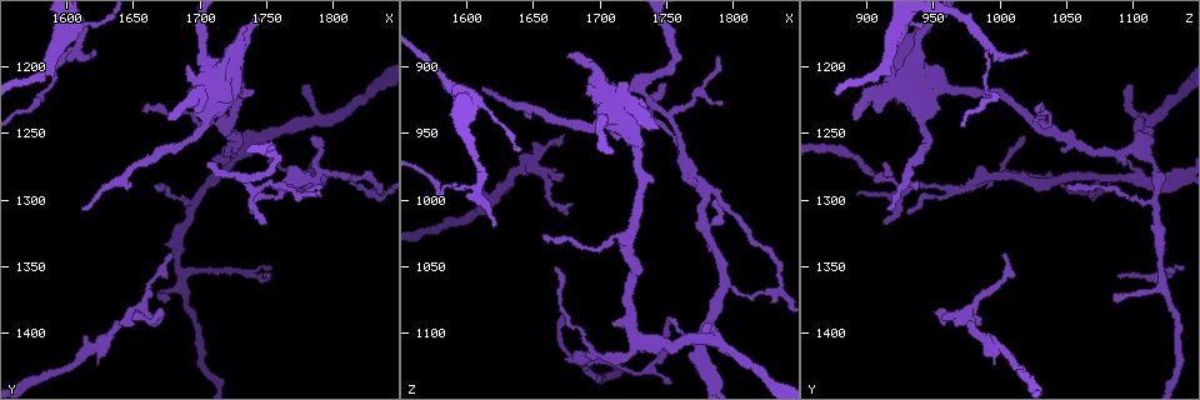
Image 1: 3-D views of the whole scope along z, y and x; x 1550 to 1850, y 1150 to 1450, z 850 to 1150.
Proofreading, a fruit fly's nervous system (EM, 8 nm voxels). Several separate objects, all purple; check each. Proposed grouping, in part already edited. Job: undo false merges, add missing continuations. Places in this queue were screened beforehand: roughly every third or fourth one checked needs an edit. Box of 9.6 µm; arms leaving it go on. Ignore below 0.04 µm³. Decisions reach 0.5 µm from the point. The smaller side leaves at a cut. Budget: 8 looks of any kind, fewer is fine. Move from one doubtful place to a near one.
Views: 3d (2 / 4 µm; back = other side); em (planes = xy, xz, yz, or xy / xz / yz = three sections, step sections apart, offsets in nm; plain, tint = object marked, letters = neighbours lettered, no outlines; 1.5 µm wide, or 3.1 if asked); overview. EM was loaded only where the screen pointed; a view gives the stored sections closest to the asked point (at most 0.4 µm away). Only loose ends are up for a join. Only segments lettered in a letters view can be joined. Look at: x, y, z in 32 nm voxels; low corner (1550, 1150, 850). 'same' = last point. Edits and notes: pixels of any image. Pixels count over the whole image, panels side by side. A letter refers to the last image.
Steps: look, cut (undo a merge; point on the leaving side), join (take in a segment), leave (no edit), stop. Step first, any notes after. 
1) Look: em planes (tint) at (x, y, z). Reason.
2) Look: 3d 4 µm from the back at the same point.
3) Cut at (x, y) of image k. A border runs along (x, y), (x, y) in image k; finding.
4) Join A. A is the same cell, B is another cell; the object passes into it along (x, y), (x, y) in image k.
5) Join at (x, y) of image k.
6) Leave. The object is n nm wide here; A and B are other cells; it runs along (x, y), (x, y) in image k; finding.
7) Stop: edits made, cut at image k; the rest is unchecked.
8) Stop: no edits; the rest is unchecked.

Look: em xy step 8 (plain) at (1828, 1294, 1072). Abrupt turn.

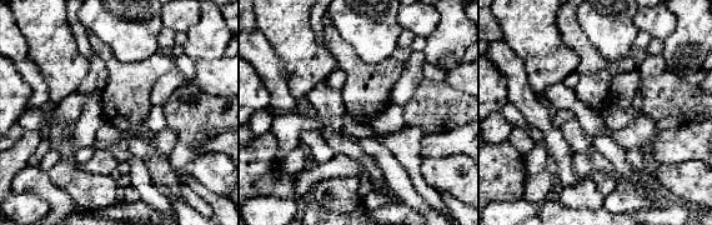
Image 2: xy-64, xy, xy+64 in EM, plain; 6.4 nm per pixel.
Look: em xy step 8 (letters) at the same point.

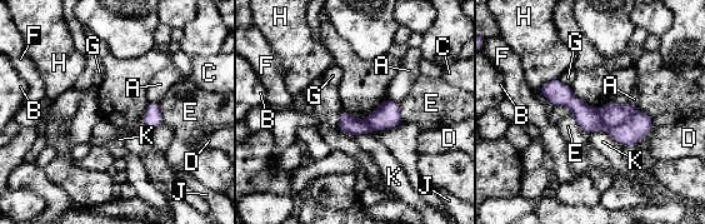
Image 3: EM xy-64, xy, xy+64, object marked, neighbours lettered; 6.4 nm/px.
Cut at (613, 114) of image 3. The object is 60 nm wide here; A, B, C, D, E, F, G, H, J and K are other cells; a border runs along (636, 109), (618, 125), (600, 120) in image 3; a second neuron is stuck on.

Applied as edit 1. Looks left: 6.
Look: overview.

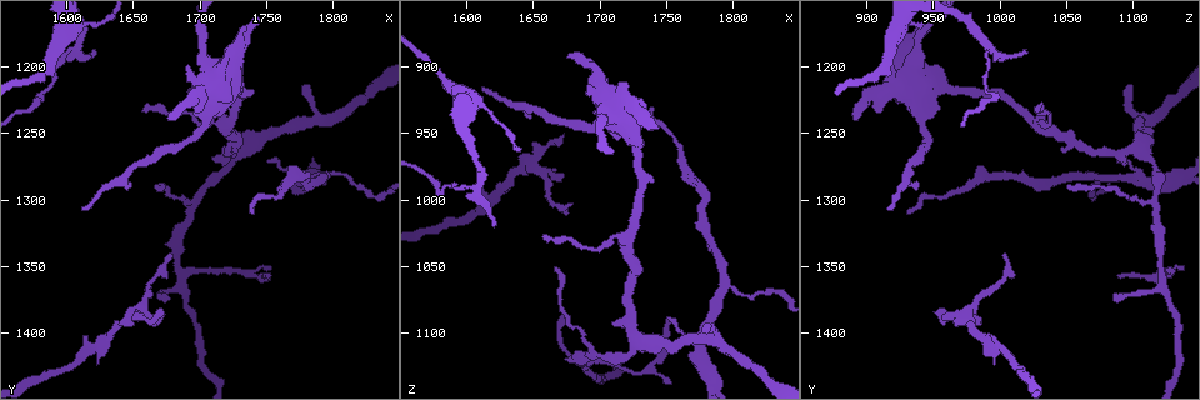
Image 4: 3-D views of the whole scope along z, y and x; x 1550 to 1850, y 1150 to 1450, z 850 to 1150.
Look: 3d 4 µm at (1624, 1186, 1018). Branch stops here.

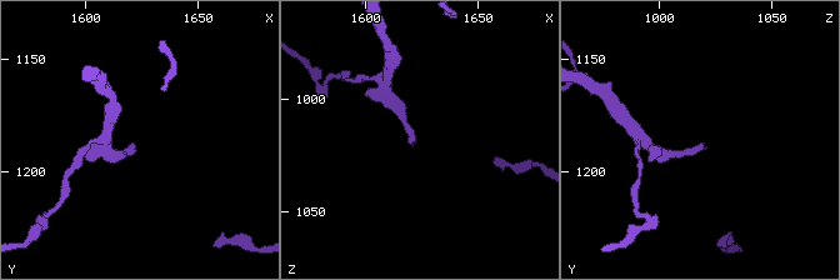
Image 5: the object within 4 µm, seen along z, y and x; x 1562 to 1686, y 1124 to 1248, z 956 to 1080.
Look: em xy step 4 (letters) at (1621, 1186, 1019).

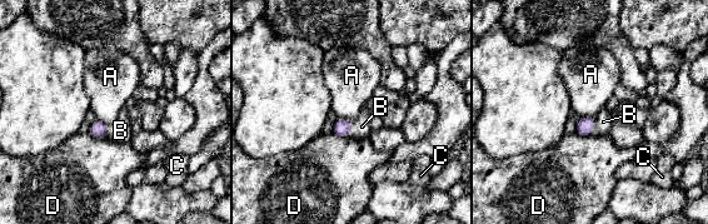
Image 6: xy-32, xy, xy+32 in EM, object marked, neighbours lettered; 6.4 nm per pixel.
Join B. B is the same cell, A, C and D are other cells; the object passes into it along (584, 125), (593, 127), (603, 122) in image 6; it goes on there.

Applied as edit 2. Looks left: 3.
Stop: edits made, cut at image 3, join at image 6; the rest is unchecked.

